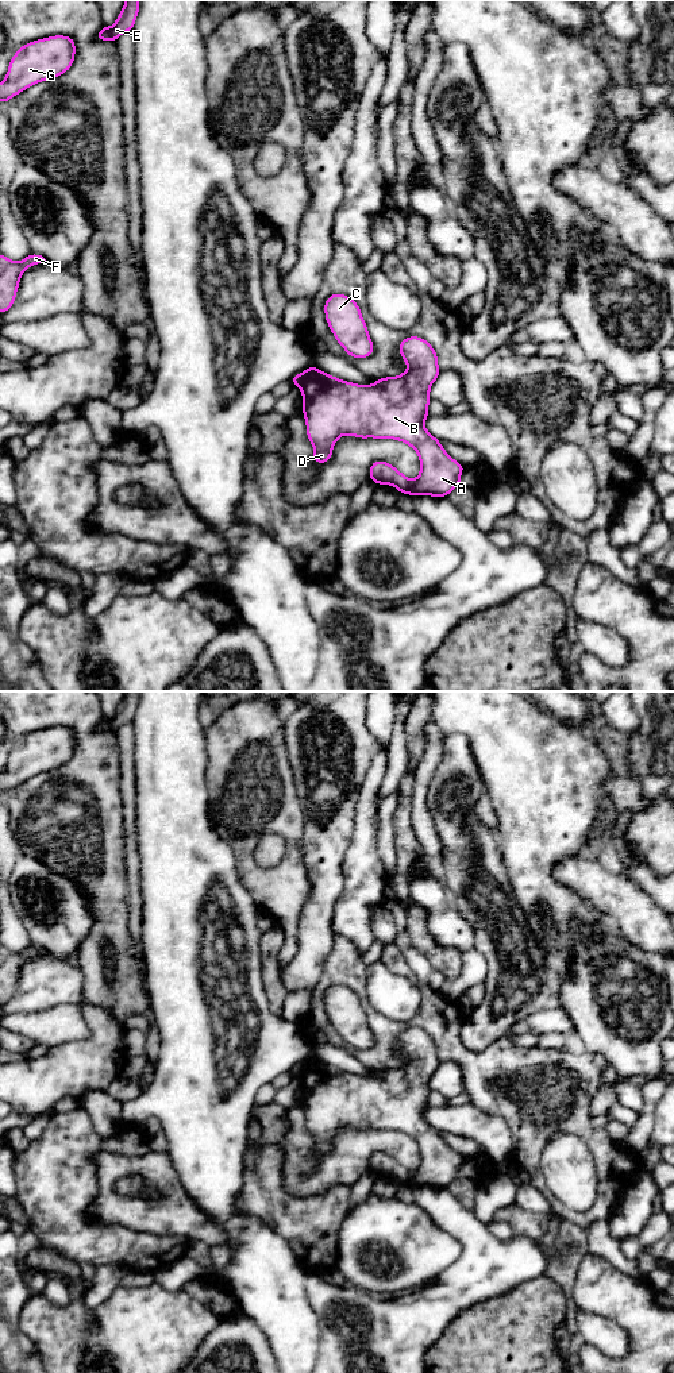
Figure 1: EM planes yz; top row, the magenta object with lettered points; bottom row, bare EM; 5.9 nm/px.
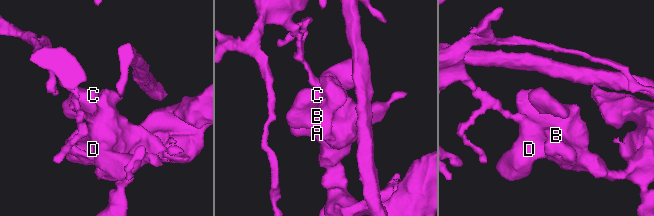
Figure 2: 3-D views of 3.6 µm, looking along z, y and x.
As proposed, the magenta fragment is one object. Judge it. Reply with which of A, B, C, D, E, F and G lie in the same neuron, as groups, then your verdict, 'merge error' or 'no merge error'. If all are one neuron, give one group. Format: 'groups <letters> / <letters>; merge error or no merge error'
groups A B C D / E F G; merge error

